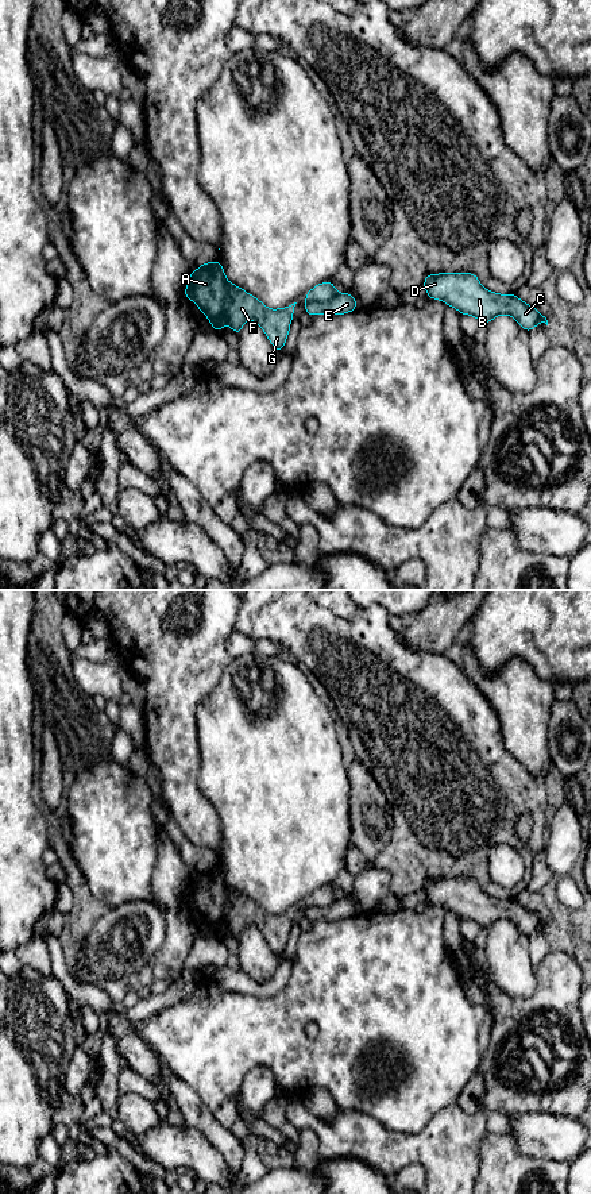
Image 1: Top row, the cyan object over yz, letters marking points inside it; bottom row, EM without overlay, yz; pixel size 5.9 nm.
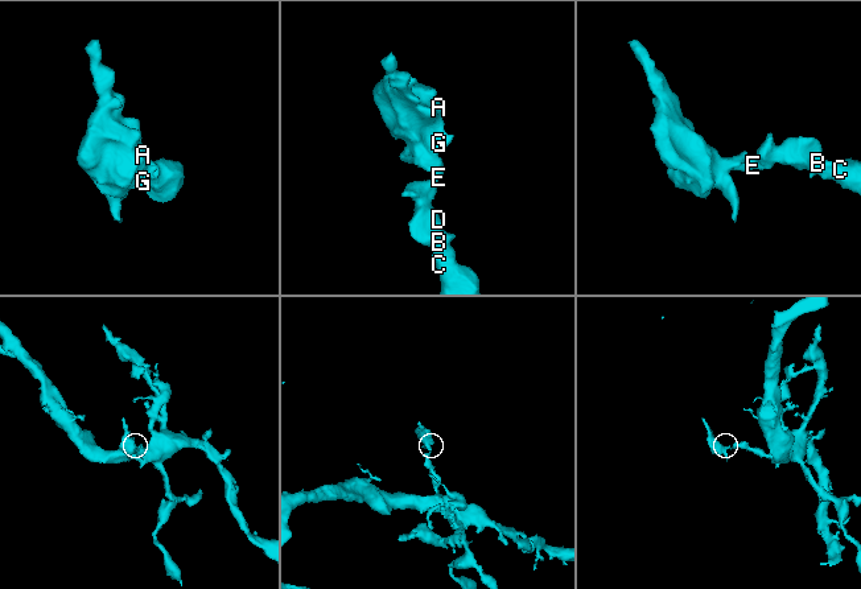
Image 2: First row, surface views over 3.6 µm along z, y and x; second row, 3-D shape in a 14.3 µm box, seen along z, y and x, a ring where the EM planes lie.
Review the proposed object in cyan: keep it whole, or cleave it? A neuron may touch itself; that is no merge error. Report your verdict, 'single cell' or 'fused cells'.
fused cells

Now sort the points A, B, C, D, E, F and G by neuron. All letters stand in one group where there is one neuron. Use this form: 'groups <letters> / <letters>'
groups A F G / B C D E

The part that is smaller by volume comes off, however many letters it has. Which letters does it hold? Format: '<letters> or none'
A, F, G

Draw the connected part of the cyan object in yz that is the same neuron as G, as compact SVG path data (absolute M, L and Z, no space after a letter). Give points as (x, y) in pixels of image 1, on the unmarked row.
M220 864L215 868L202 867L200 874L190 878L185 902L208 921L216 937L221 938L225 928L239 941L247 925L256 926L279 957L289 940L297 909L281 914L266 913L262 906L227 886Z

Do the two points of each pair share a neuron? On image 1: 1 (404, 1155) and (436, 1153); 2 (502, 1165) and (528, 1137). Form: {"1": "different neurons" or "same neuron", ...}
{"1": "same neuron", "2": "different neurons"}

